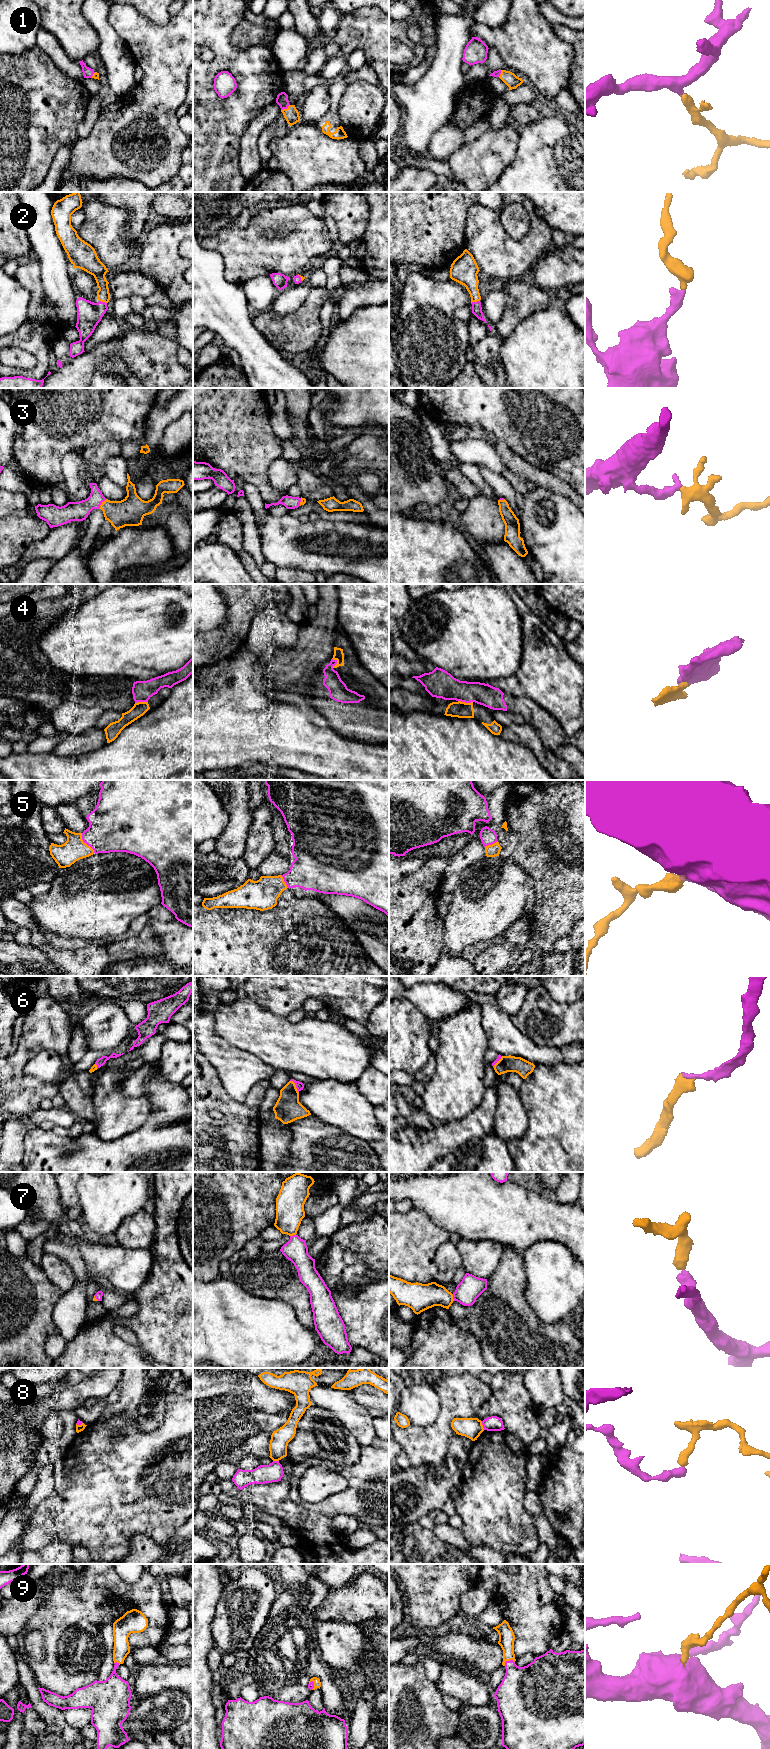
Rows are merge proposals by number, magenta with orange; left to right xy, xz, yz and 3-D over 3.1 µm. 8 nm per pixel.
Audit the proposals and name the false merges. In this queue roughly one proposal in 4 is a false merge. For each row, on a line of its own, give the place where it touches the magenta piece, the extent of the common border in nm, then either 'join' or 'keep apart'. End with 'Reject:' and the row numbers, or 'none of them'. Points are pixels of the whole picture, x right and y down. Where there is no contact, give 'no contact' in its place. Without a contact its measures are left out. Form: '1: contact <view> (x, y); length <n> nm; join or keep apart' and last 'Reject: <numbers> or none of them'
1: contact xz (285, 108); length 90 nm; join
2: contact yz (475, 302); length 80 nm; join
3: contact xy (101, 503); length 100 nm; join
4: contact yz (465, 702); length 120 nm; keep apart
5: contact xy (85, 842); length 190 nm; join
6: contact xz (296, 1086); length 120 nm; join
7: contact yz (453, 1297); length 60 nm; join
8: contact yz (482, 1424); length 80 nm; keep apart
9: contact yz (508, 1661); length 90 nm; join
Reject: 4, 8

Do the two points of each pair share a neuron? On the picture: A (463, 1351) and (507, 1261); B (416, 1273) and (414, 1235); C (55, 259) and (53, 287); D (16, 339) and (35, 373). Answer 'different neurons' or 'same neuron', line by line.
A: different neurons
B: same neuron
C: same neuron
D: same neuron

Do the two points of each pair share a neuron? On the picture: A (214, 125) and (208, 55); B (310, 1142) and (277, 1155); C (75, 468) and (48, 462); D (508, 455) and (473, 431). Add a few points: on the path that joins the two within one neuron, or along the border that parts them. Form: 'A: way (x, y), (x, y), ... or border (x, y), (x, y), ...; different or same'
A: border (203, 45), (213, 53), (208, 62); different
B: border (291, 1128), (289, 1156), (283, 1161); different
C: border (78, 449), (67, 452), (62, 458), (63, 482); different
D: way (499, 446), (495, 441), (482, 434); same

